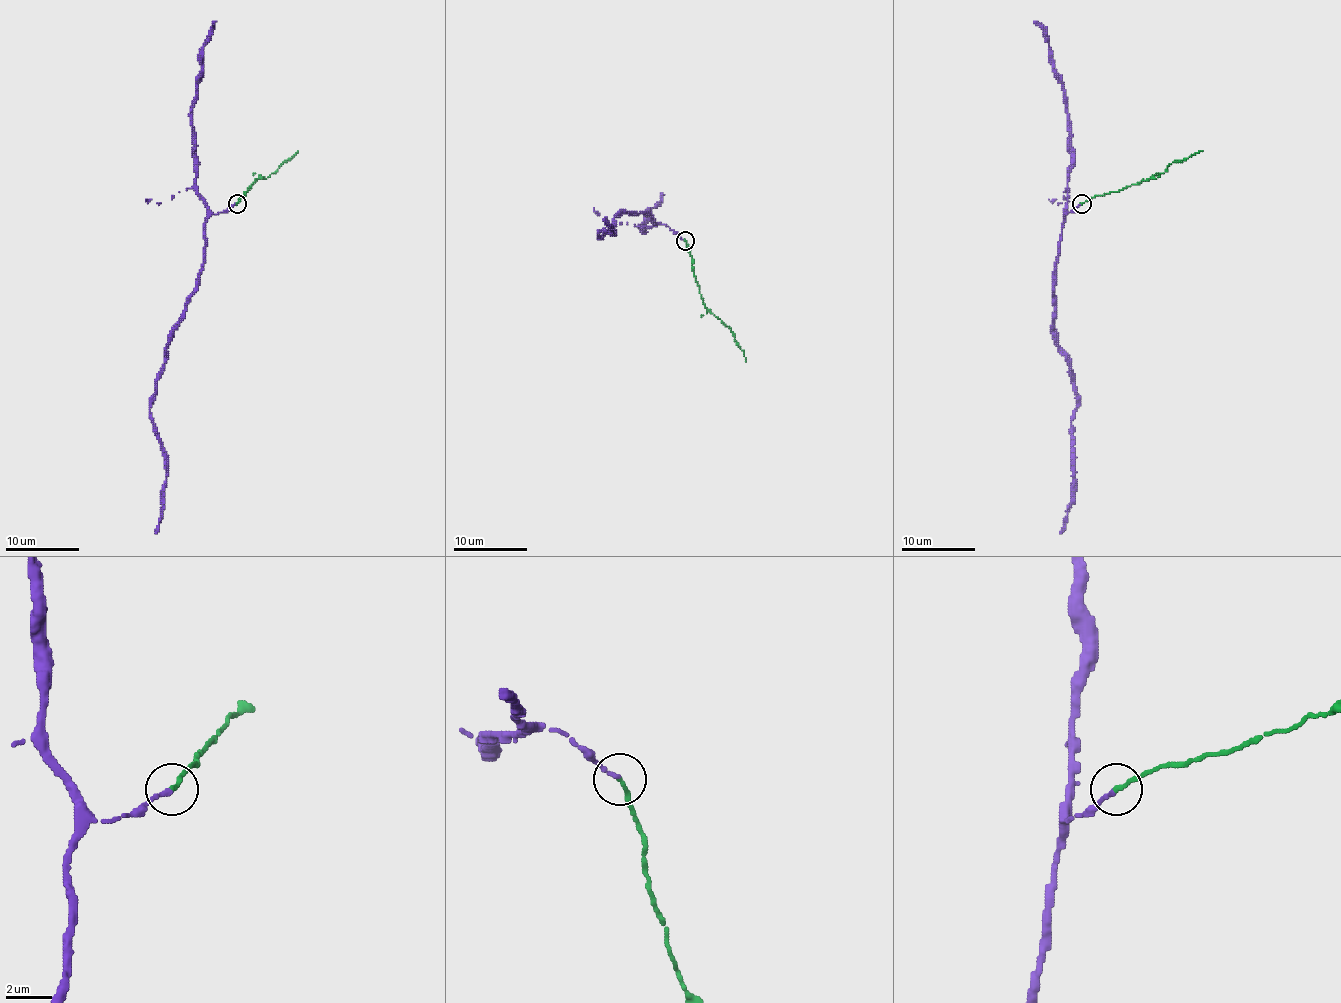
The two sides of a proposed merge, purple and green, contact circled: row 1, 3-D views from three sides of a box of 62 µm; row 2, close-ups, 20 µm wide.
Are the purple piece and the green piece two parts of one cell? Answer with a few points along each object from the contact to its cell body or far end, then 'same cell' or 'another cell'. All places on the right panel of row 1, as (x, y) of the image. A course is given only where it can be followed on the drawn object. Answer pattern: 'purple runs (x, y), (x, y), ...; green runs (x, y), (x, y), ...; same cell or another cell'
purple runs (1080, 203), (1061, 223), (1054, 290), (1054, 336), (1074, 381), (1076, 399), (1073, 487), (1060, 533); green runs (1082, 203), (1156, 179), (1173, 162), (1182, 162), (1202, 151); same cell

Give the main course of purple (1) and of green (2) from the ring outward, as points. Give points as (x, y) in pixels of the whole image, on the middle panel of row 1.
1: (684, 239), (645, 213), (619, 213), (603, 235), (597, 233), (601, 230), (614, 232), (603, 219)
2: (684, 241), (692, 256), (694, 276), (703, 304), (733, 332), (746, 361)

